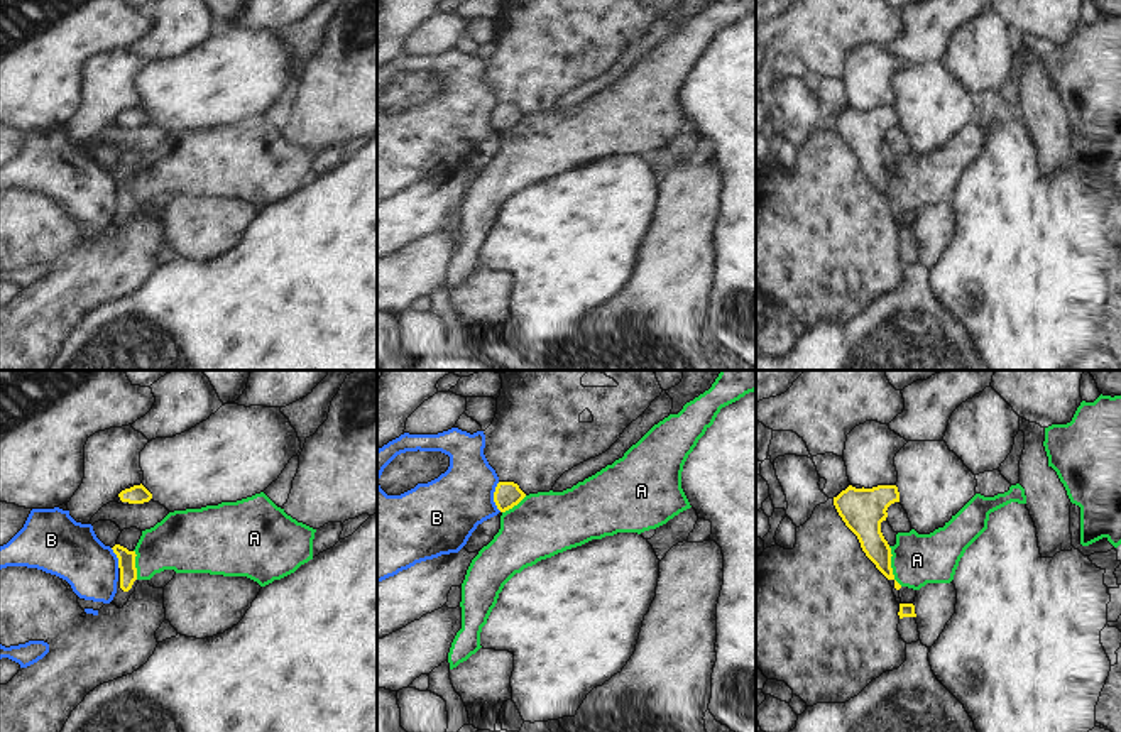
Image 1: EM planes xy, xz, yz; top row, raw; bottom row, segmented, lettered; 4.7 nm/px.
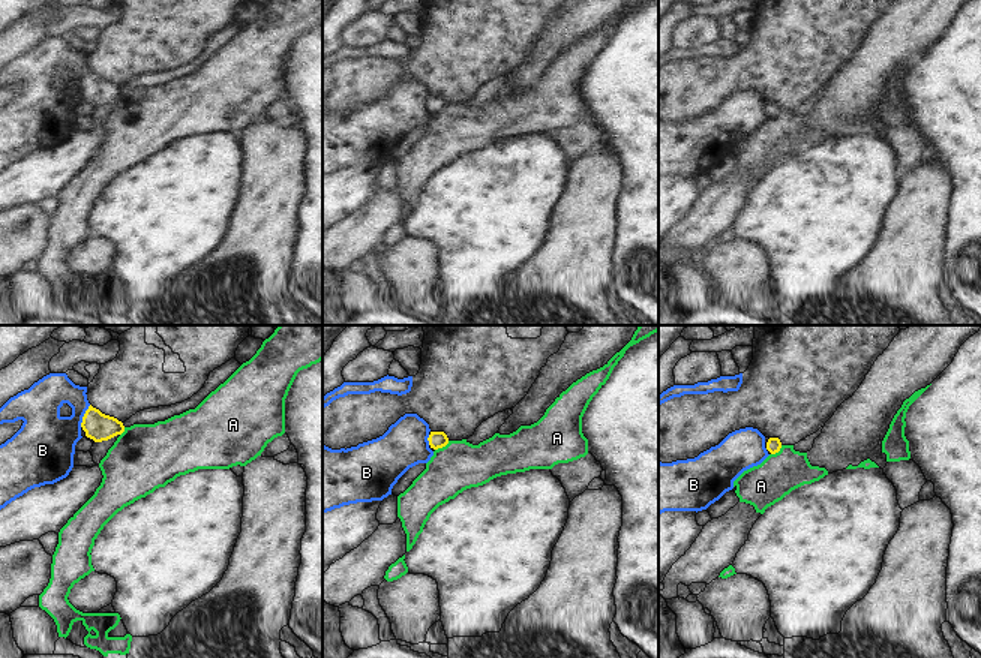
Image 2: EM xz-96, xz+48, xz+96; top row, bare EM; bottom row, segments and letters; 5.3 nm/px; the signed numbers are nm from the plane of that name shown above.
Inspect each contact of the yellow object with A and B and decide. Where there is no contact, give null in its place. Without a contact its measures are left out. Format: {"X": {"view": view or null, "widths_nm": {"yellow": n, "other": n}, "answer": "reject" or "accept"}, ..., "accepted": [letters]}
{"A": {"view": "yz", "widths_nm": {"yellow": 160, "other": 240}, "answer": "reject"}, "B": {"view": "xz", "widths_nm": {"yellow": 130, "other": 320}, "answer": "reject"}, "accepted": []}

